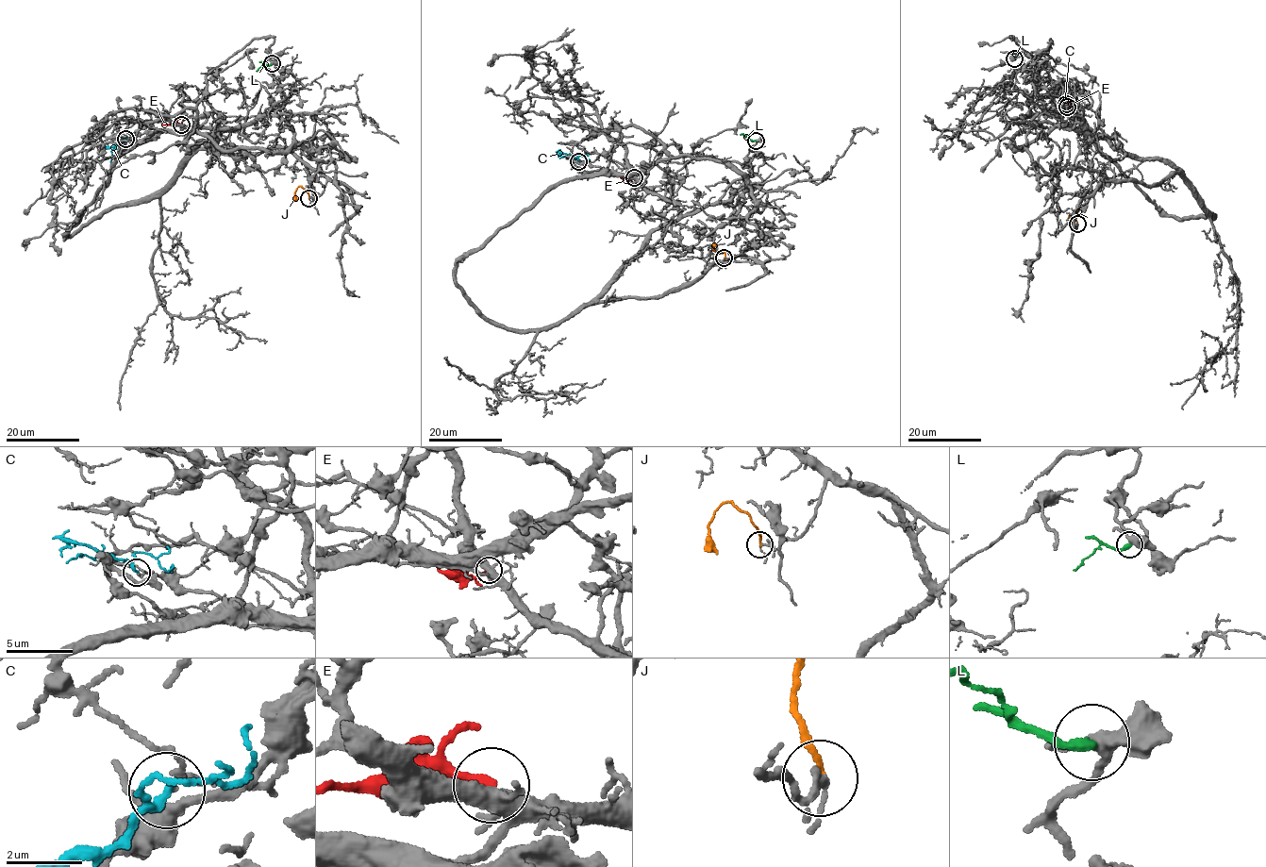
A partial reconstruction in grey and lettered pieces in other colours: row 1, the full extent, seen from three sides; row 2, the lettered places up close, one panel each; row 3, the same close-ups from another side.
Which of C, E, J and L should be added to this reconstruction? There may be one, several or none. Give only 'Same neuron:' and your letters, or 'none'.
Same neuron: none

